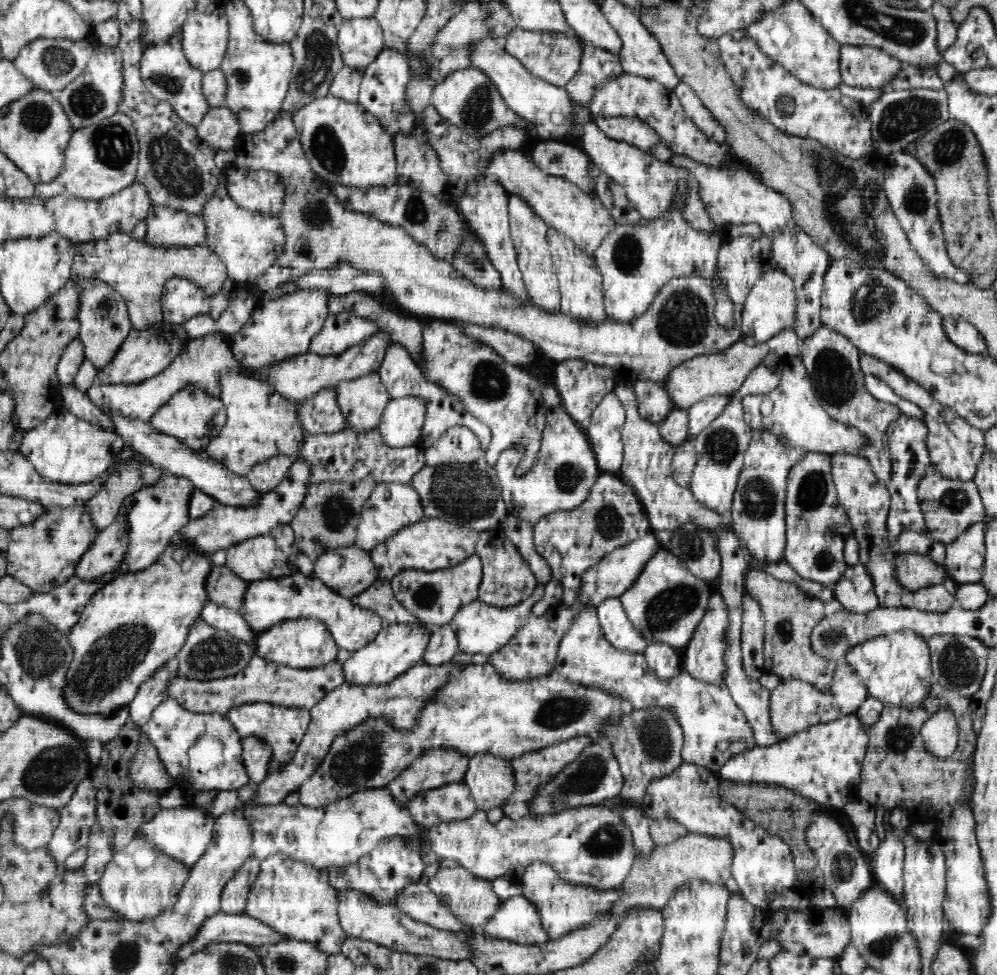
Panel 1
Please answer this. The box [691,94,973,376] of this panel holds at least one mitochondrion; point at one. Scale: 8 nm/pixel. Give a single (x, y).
(838, 181)

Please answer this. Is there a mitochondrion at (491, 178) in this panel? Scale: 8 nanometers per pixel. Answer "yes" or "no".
no

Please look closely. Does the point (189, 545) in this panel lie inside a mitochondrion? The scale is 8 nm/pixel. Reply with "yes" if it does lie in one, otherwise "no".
no

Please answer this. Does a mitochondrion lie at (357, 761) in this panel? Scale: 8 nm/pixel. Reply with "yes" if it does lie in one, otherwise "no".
yes

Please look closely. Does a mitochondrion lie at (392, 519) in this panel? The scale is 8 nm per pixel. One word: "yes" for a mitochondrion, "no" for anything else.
no

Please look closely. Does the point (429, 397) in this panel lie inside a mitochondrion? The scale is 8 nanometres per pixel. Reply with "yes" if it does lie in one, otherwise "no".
no

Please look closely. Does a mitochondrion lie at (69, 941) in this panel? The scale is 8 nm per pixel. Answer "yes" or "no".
no

